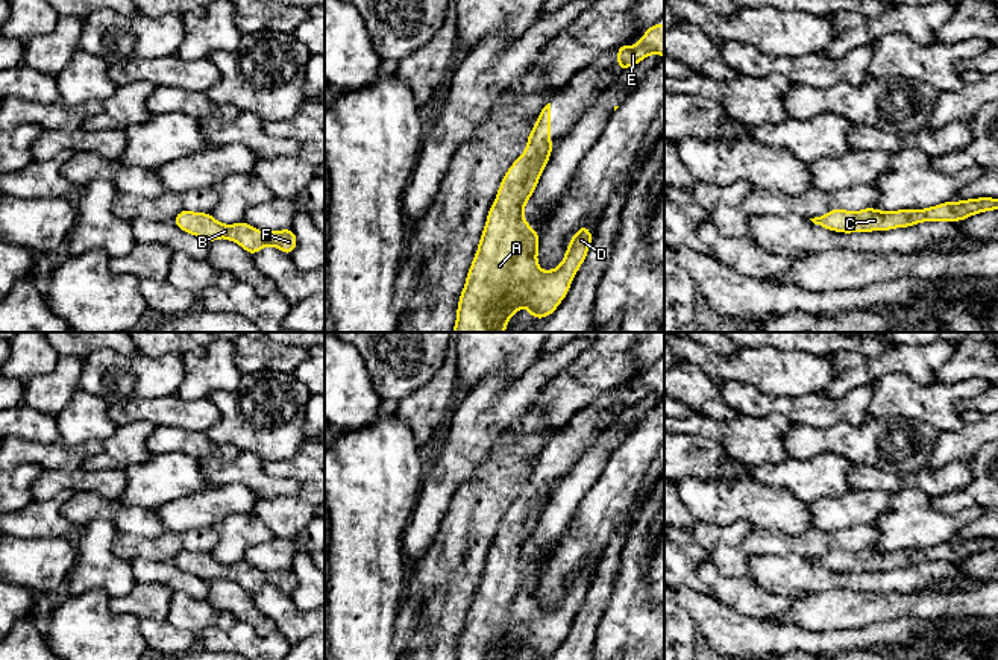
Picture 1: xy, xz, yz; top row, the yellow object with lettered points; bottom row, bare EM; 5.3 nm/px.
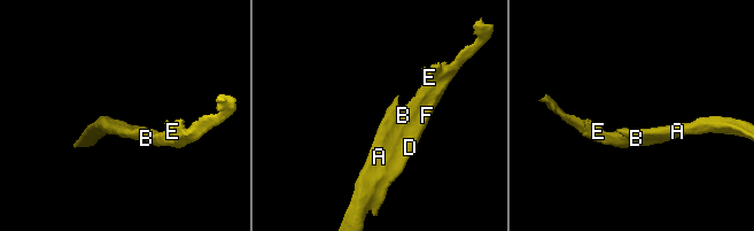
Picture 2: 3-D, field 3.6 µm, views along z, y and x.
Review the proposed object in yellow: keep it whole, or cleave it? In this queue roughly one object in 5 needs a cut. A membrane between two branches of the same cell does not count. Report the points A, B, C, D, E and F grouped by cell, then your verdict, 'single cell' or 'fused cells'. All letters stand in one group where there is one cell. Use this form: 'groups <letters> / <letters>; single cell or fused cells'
groups A B C D E F; single cell

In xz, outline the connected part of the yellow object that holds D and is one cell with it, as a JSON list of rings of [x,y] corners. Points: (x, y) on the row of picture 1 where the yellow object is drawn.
[[[548,103],[528,135],[526,150],[505,171],[487,214],[452,332],[505,332],[508,320],[520,308],[526,306],[532,319],[545,319],[567,296],[593,234],[582,223],[572,235],[561,264],[545,272],[537,264],[540,235],[523,217],[552,150]]]

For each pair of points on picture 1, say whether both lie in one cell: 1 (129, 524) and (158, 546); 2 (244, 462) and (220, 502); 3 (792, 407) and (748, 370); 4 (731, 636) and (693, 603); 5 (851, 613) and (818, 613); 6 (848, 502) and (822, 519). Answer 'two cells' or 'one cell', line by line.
1: two cells
2: two cells
3: two cells
4: one cell
5: one cell
6: one cell

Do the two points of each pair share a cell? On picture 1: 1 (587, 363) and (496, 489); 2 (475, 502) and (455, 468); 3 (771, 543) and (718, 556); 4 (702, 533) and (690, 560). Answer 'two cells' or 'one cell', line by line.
1: two cells
2: two cells
3: two cells
4: two cells

